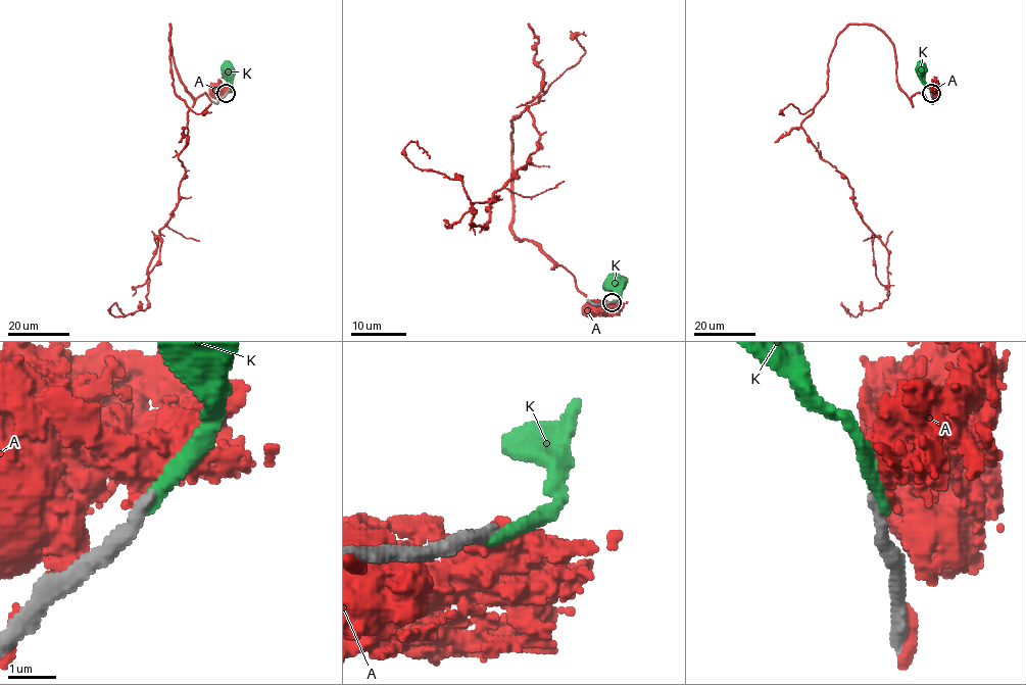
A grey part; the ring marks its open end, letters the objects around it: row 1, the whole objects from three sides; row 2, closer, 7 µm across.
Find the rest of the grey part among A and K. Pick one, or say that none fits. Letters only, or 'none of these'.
K

